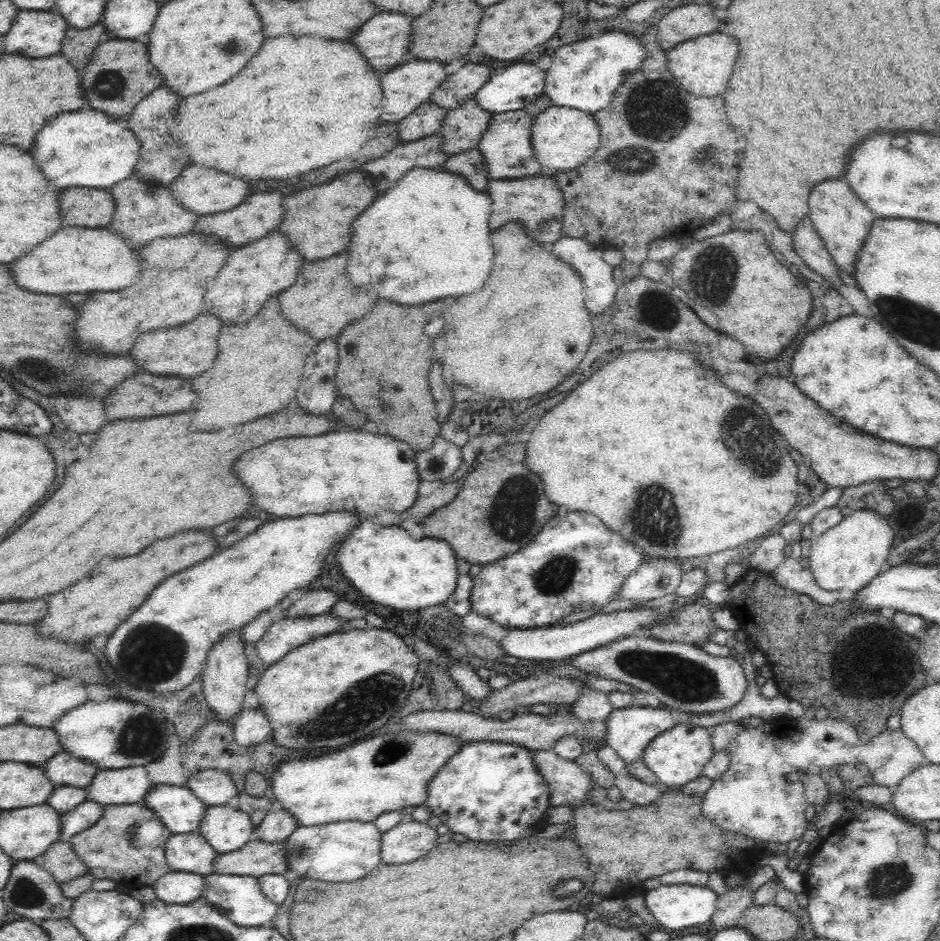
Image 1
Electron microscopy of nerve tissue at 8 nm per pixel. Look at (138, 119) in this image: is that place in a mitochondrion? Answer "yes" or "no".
no

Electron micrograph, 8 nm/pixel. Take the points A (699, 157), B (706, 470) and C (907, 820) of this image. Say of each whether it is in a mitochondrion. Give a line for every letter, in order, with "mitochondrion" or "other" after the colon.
A: mitochondrion
B: other
C: other

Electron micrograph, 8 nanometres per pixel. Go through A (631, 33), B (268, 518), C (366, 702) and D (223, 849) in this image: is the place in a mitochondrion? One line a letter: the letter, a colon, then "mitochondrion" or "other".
A: other
B: other
C: mitochondrion
D: other

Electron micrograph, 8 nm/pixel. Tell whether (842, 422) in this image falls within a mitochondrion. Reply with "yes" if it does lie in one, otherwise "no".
no

